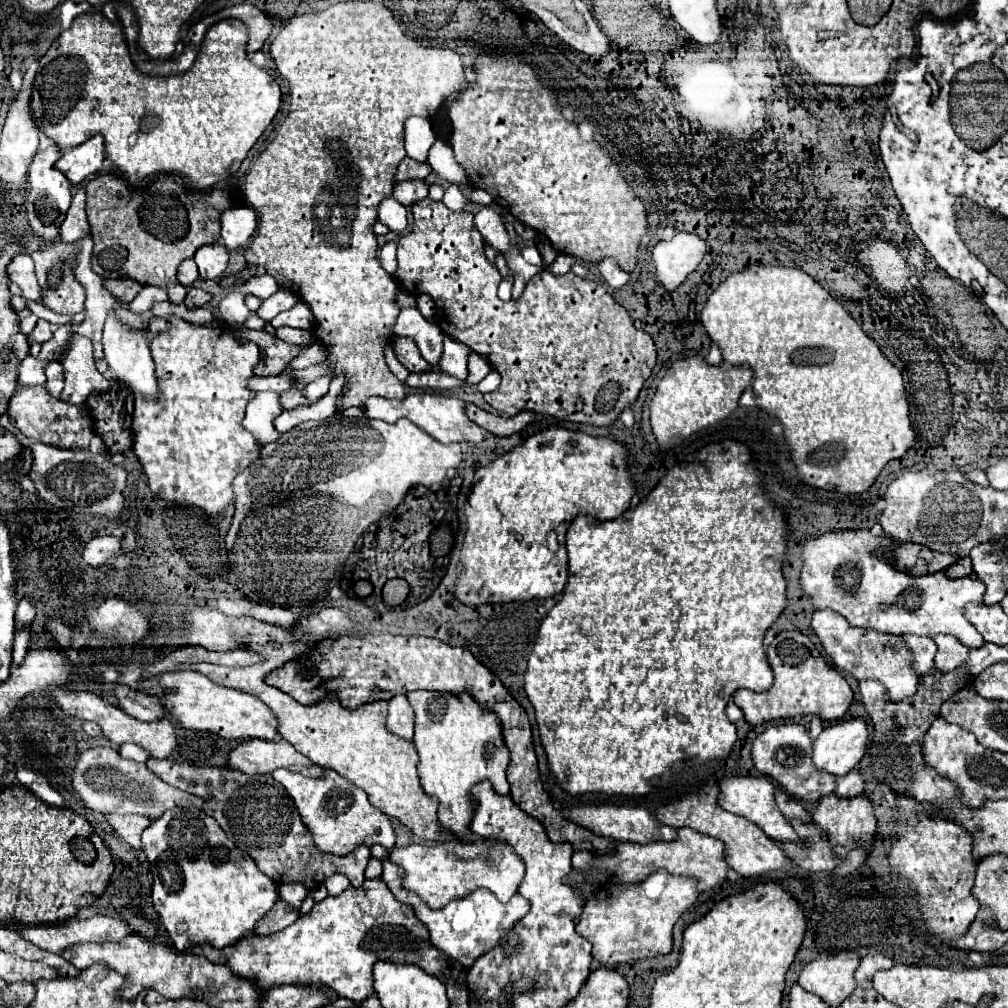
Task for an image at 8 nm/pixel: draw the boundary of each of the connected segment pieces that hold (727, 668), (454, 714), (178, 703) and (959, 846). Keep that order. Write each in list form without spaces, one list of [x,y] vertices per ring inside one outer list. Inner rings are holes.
[[[723,440],[707,444],[699,456],[685,468],[671,468],[659,480],[651,496],[639,506],[629,508],[621,516],[601,522],[591,516],[577,516],[567,530],[567,554],[569,554],[569,580],[561,602],[557,602],[541,624],[539,640],[535,642],[525,674],[525,690],[535,708],[541,742],[549,758],[549,766],[557,776],[557,782],[569,794],[605,792],[643,796],[655,790],[661,782],[667,782],[671,774],[681,768],[685,760],[707,762],[725,758],[737,740],[735,726],[725,718],[725,706],[735,690],[749,688],[763,692],[773,684],[773,670],[767,662],[763,638],[769,626],[779,618],[787,606],[783,564],[787,560],[789,524],[783,512],[775,506],[763,488],[763,476],[747,444],[737,440]]]
[[[415,690],[407,694],[415,710],[415,736],[413,742],[419,752],[419,778],[429,796],[439,798],[439,822],[453,834],[465,838],[471,836],[469,824],[473,816],[473,800],[469,790],[481,782],[491,780],[495,792],[509,794],[509,782],[505,776],[509,764],[509,750],[503,742],[503,730],[499,718],[487,708],[475,702],[469,692],[447,694],[433,690]]]
[[[181,670],[173,674],[163,674],[153,680],[139,680],[139,688],[151,688],[155,684],[163,688],[175,688],[175,692],[167,692],[161,696],[163,706],[167,712],[181,722],[183,728],[199,730],[199,732],[213,732],[221,734],[221,738],[261,738],[261,740],[277,740],[277,718],[269,706],[265,706],[259,698],[239,692],[235,688],[227,688],[221,684],[211,682],[207,676],[193,672],[193,670]]]
[[[897,816],[899,834],[893,840],[889,864],[915,888],[921,914],[927,928],[941,940],[955,940],[963,936],[973,922],[979,902],[973,896],[975,868],[979,860],[973,856],[973,838],[963,826],[947,820],[933,820],[921,816],[917,826],[909,826],[901,816]]]

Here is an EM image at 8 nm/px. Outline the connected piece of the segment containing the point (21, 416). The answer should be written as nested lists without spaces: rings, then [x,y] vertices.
[[[23,386],[17,390],[17,394],[11,396],[9,400],[9,410],[7,410],[11,424],[27,438],[39,440],[47,446],[57,446],[57,448],[87,448],[91,438],[95,436],[93,430],[93,420],[89,416],[87,408],[67,404],[55,396],[51,396],[45,386]]]

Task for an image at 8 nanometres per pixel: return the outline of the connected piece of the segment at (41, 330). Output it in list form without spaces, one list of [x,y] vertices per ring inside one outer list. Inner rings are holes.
[[[39,320],[37,326],[35,326],[35,330],[29,334],[29,342],[31,342],[31,344],[33,344],[33,342],[43,344],[43,342],[51,340],[51,336],[53,336],[53,328],[51,328],[51,324],[49,324],[47,320]]]

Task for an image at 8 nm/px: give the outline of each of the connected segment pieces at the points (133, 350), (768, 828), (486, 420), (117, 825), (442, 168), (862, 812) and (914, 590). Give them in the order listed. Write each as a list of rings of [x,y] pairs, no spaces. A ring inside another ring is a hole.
[[[111,312],[105,320],[105,332],[103,332],[103,348],[105,348],[105,360],[109,364],[111,378],[119,384],[131,386],[135,392],[141,394],[157,394],[157,380],[155,380],[155,364],[149,352],[149,340],[147,332],[143,328],[127,328],[127,324],[121,322],[121,318]]]
[[[729,776],[729,778],[723,778],[719,782],[719,806],[731,814],[737,814],[737,816],[743,816],[747,820],[751,820],[753,824],[757,824],[769,838],[777,840],[777,842],[803,842],[795,836],[795,830],[791,828],[791,824],[787,822],[787,818],[777,810],[777,804],[775,804],[775,796],[773,796],[773,782],[765,776]]]
[[[467,402],[465,406],[465,412],[467,416],[477,424],[481,426],[483,430],[491,432],[491,434],[497,434],[497,436],[511,436],[515,432],[521,432],[529,422],[533,422],[533,412],[519,412],[517,416],[495,416],[495,414],[489,414],[481,408],[477,408],[475,404]]]
[[[111,814],[107,818],[107,822],[135,850],[141,848],[141,832],[151,824],[151,820],[147,820],[147,816],[139,816],[139,814],[127,814],[127,816]]]
[[[443,138],[435,140],[435,144],[429,150],[429,160],[427,162],[431,164],[433,172],[439,174],[443,180],[449,180],[449,182],[467,182],[467,176],[459,168],[459,164],[455,162],[453,148],[451,148],[451,144],[447,140],[443,140]]]
[[[835,794],[831,796],[823,796],[819,800],[819,806],[813,814],[813,820],[819,824],[819,828],[823,828],[831,840],[831,844],[843,844],[843,846],[853,846],[853,850],[849,852],[849,856],[845,858],[845,862],[839,862],[835,872],[839,872],[843,876],[843,872],[853,872],[855,868],[859,868],[861,860],[867,856],[859,844],[867,844],[873,840],[873,834],[875,834],[875,824],[877,824],[877,818],[875,818],[875,812],[873,812],[873,804],[871,800],[865,796],[865,794],[859,794],[855,798],[839,798]]]
[[[839,530],[823,534],[815,540],[809,540],[803,544],[803,568],[801,568],[801,588],[807,596],[811,596],[811,602],[815,608],[831,608],[847,618],[851,626],[861,628],[873,628],[877,632],[887,634],[917,634],[933,638],[937,634],[951,634],[959,638],[969,648],[983,646],[981,634],[975,630],[975,626],[969,624],[969,620],[963,616],[963,608],[969,602],[983,602],[985,584],[977,578],[947,578],[943,570],[925,574],[925,576],[913,576],[907,572],[899,572],[893,564],[889,554],[893,552],[895,544],[887,536],[873,536],[869,530]]]

